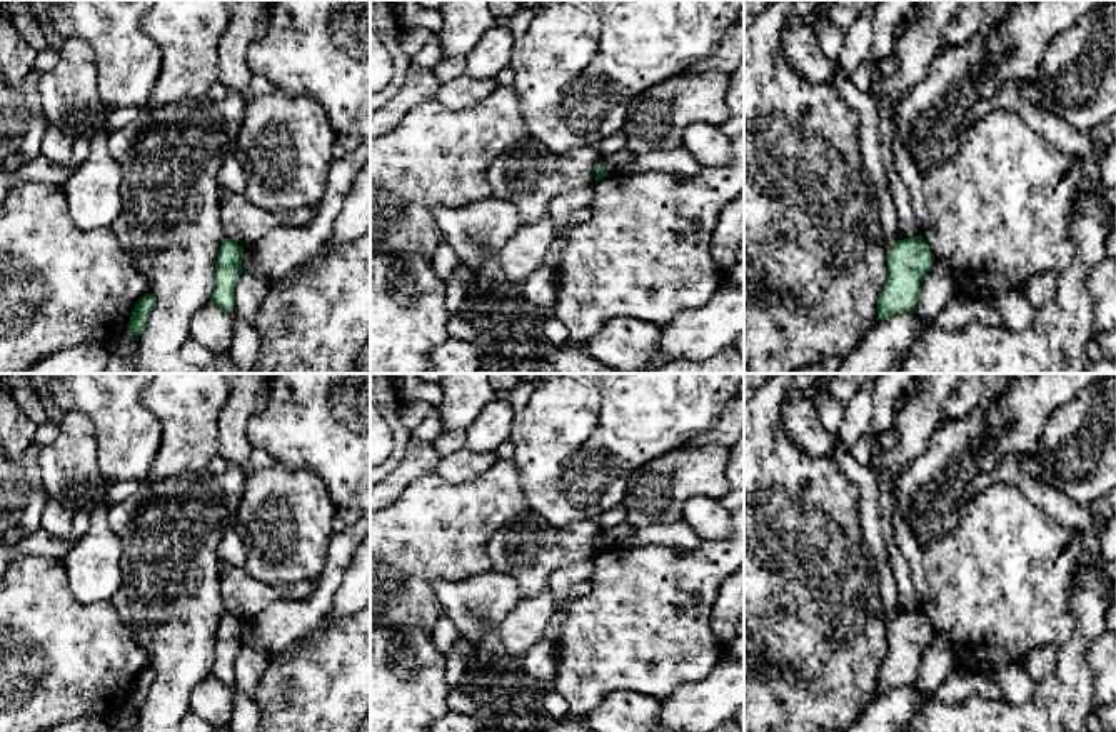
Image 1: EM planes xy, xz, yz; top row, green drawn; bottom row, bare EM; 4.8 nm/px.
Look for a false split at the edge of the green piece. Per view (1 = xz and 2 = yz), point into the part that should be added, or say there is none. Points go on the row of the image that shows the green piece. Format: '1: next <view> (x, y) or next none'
1: next none
2: next none

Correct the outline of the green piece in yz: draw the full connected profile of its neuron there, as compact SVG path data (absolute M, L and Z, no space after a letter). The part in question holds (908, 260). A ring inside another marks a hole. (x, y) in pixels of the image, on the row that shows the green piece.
M922 235L887 247L887 278L877 298L877 320L916 308L921 282L934 265Z

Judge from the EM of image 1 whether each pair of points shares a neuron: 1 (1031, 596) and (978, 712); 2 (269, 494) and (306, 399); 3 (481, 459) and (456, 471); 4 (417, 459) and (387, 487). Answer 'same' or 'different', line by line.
1: different
2: different
3: same
4: same

